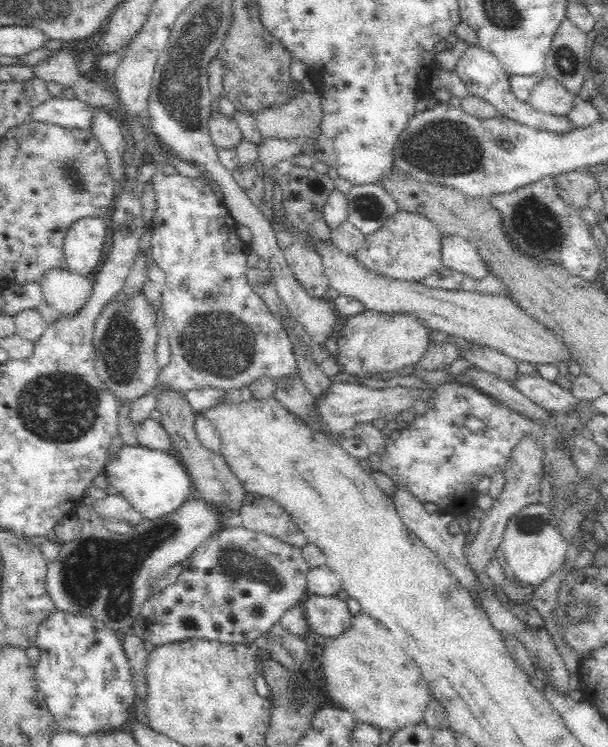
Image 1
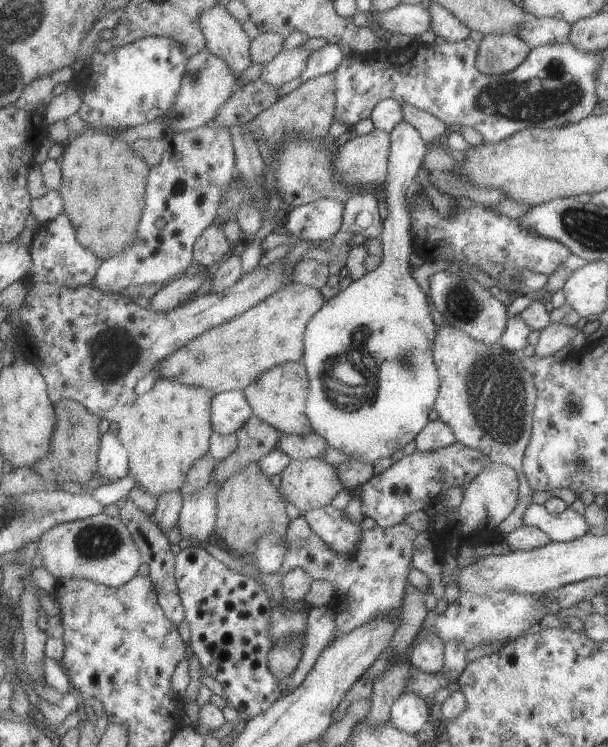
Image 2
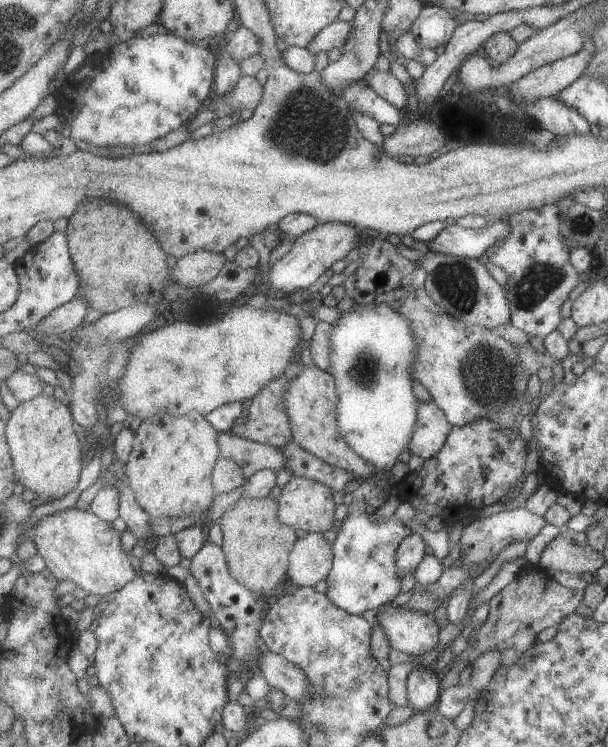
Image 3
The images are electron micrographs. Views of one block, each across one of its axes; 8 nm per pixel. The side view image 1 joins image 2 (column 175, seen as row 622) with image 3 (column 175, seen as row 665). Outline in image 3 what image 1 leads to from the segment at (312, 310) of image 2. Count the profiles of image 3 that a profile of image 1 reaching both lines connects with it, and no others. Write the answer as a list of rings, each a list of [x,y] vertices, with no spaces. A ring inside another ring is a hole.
[[[244,304],[233,309],[214,324],[196,326],[191,322],[168,322],[145,333],[133,345],[126,373],[118,383],[121,407],[142,421],[151,416],[187,416],[189,412],[208,415],[225,404],[252,400],[269,382],[281,378],[297,355],[297,348],[304,339],[301,320],[281,310],[251,308]]]

